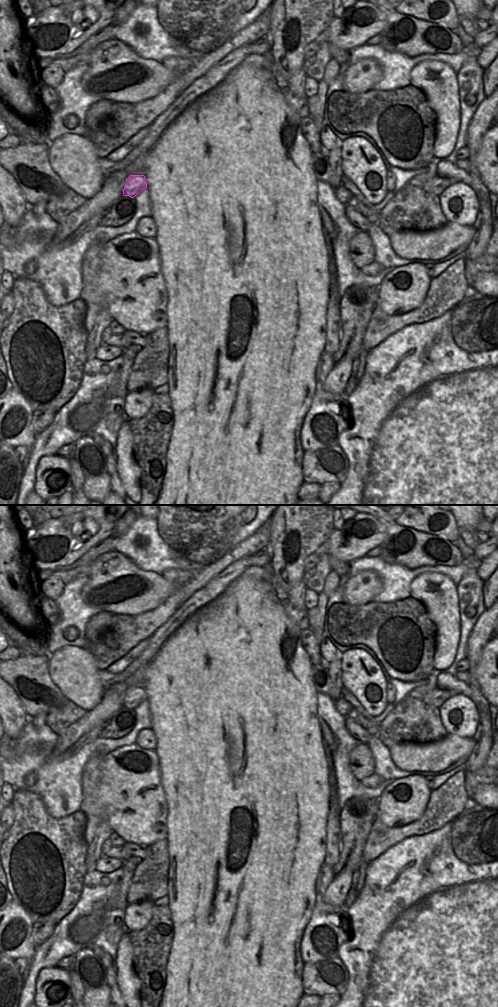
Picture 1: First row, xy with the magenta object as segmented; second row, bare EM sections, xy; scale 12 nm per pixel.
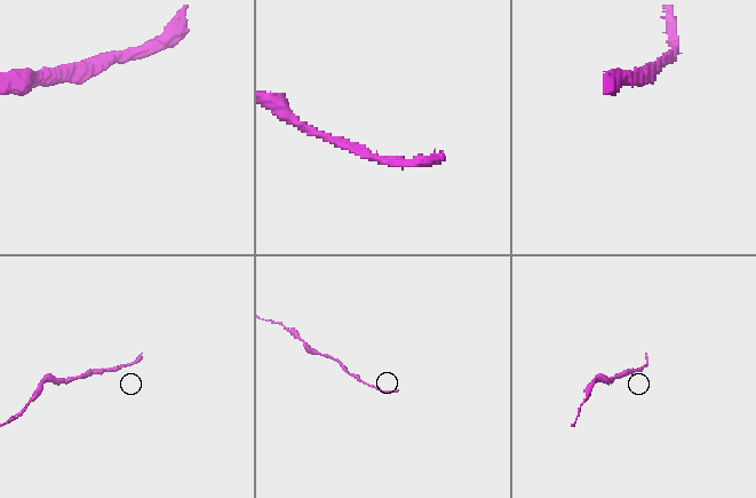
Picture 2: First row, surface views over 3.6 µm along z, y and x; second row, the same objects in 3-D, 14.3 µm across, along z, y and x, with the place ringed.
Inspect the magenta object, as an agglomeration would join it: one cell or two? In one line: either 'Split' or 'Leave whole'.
Leave whole.

